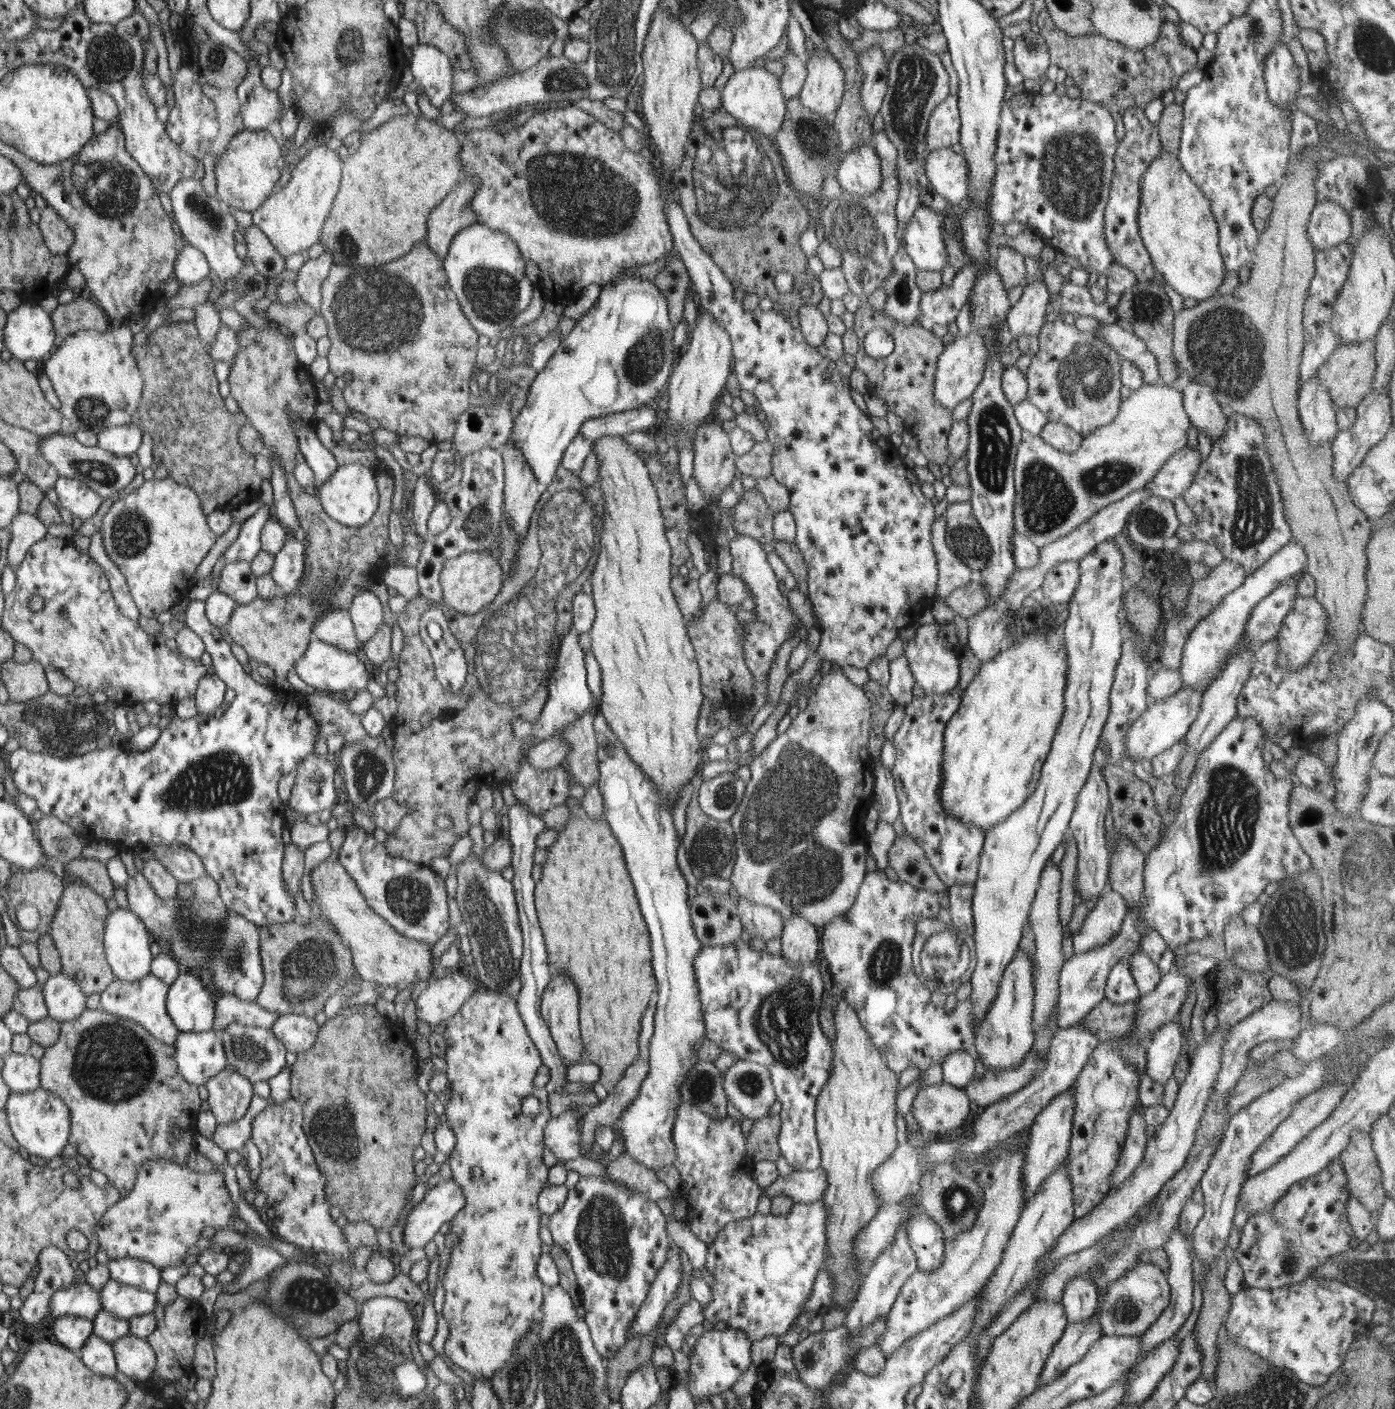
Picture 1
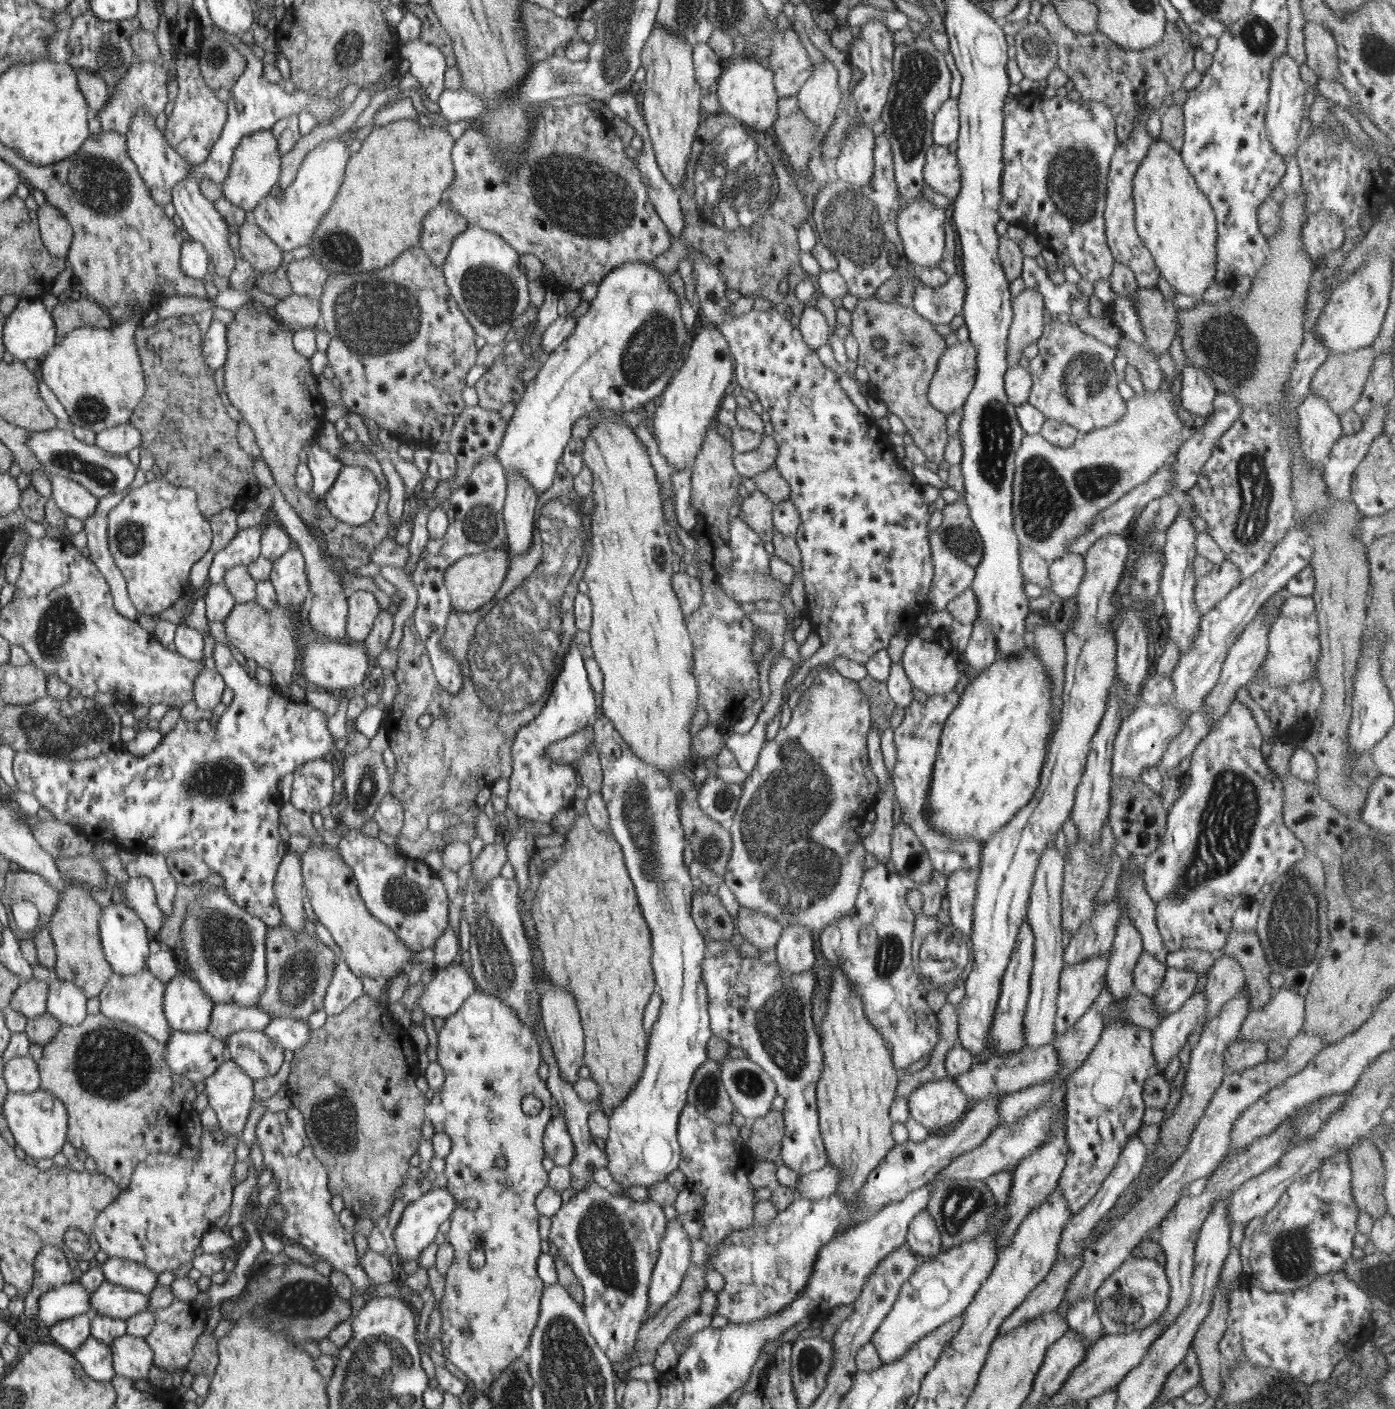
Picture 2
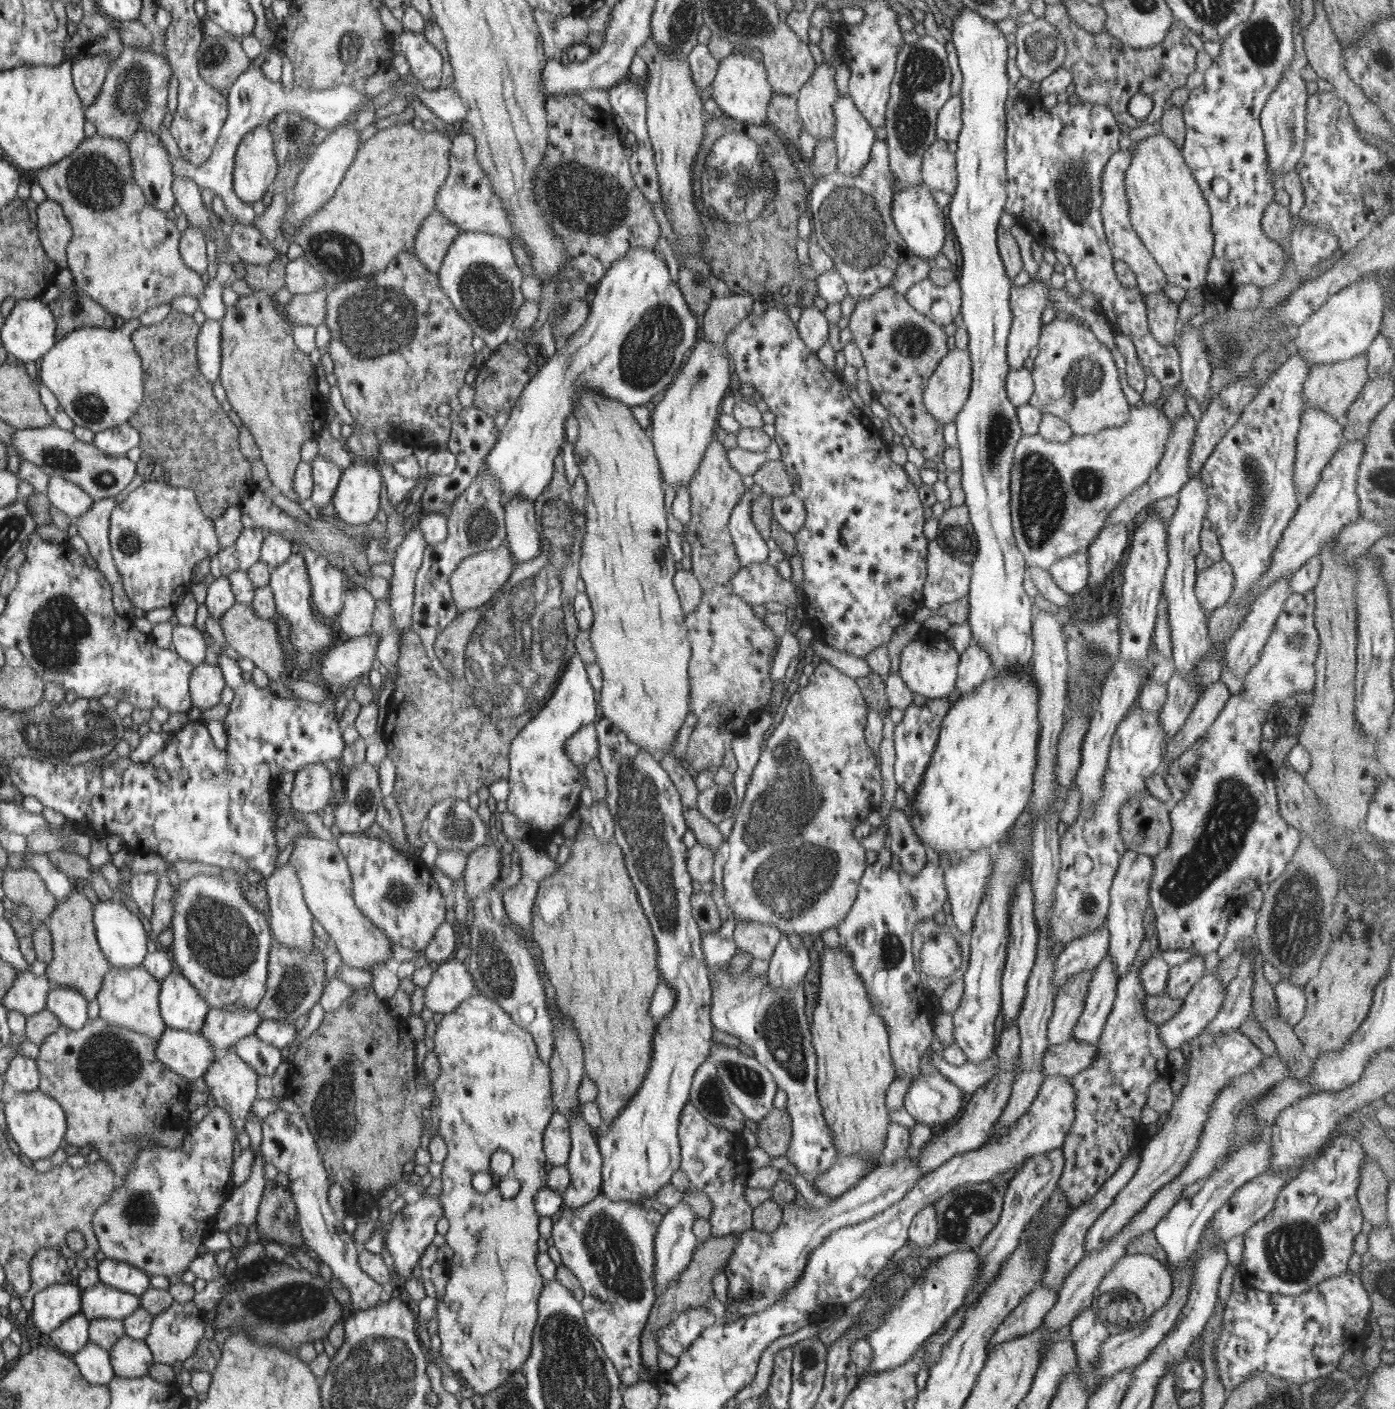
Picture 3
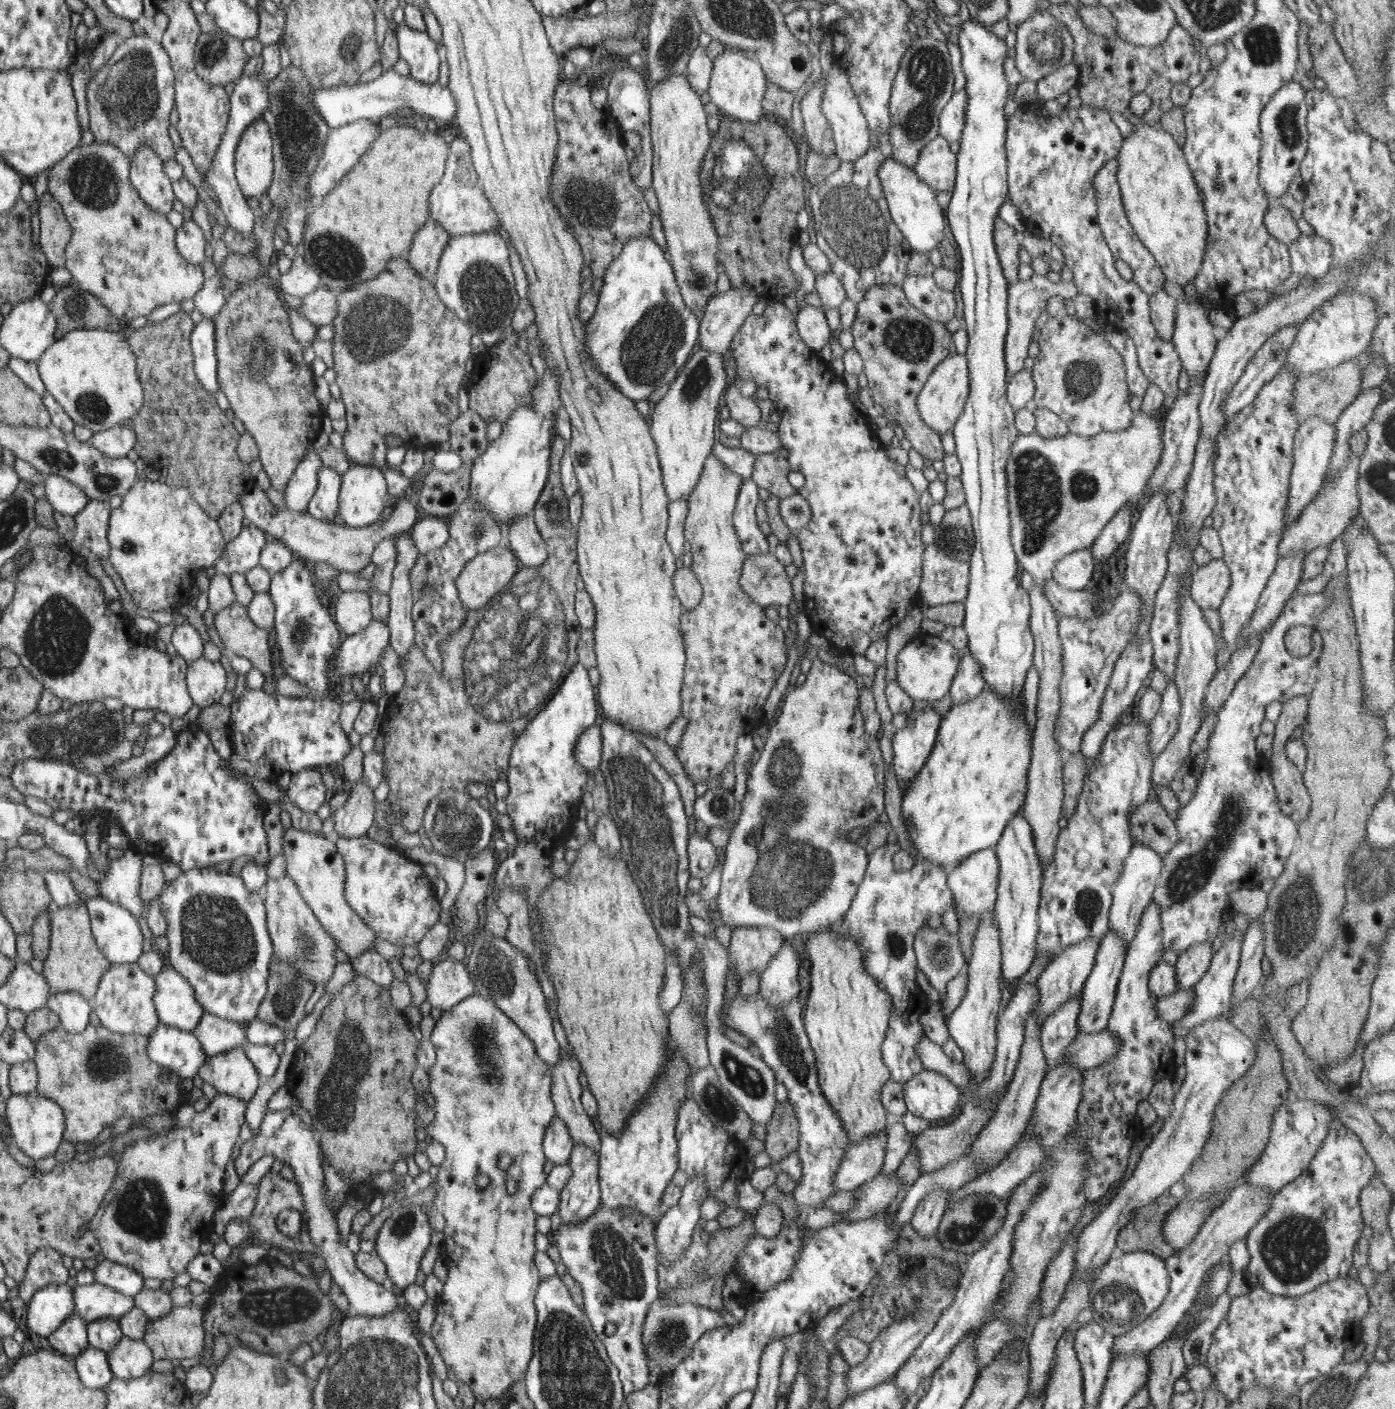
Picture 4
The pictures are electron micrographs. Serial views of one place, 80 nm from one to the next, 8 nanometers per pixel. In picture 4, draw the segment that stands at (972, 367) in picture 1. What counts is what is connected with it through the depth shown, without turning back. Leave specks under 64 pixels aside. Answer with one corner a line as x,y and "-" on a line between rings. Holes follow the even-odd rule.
959,353
949,354
930,374
920,392
920,396
918,396
916,407
918,407
920,419
924,421
924,425
936,431
940,436
952,431
956,421
962,415
969,396
969,388
970,382
966,356

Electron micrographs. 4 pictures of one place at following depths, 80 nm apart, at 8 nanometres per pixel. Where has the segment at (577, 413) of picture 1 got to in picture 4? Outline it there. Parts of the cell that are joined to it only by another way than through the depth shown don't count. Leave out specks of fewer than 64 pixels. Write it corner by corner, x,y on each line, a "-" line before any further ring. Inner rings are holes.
652,233
649,235
632,237
627,243
624,243
620,254
613,259
610,266
607,268
602,282
603,285
598,295
595,313
587,323
587,352
591,356
592,364
595,364
596,370
598,370
598,372
602,372
604,376
606,376
607,380
612,382
612,386
614,386
618,392
622,392
622,396
628,396
628,400
632,400
637,403
640,400
648,399
652,392
654,392
658,387
662,387
667,383
673,383
674,378
676,378
676,376
681,372
681,368
686,365
688,357
692,356
693,352
697,349
699,319
685,305
681,292
679,291
679,286
675,281
673,266
671,265
671,262
664,257
664,252
652,237
-
546,368
541,383
530,393
530,407
516,409
502,428
502,435
490,443
485,453
474,459
471,468
470,501
488,509
500,524
509,526
513,518
533,514
551,472
552,446
557,437
555,413
564,408
560,397
558,369

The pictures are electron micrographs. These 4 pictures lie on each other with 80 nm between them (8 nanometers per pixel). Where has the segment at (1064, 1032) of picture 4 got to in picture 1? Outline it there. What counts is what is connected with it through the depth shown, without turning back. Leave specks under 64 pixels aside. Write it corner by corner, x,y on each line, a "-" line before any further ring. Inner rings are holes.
1236,715
1197,754
1190,784
1185,788
1174,820
1167,826
1164,840
1146,855
1144,892
1140,903
1127,914
1119,934
1110,942
1084,954
1072,955
1063,963
1059,973
1057,1002
1059,1029
1074,1027
1105,997
1105,987
1112,968
1123,956
1140,952
1141,932
1146,925
1160,934
1170,950
1191,940
1204,940
1211,934
1220,936
1230,917
1257,902
1268,885
1312,868
1311,859
1301,848
1289,825
1288,803
1292,782
1287,778
1279,779
1264,763
1263,743
1261,726
1252,722
1250,717

